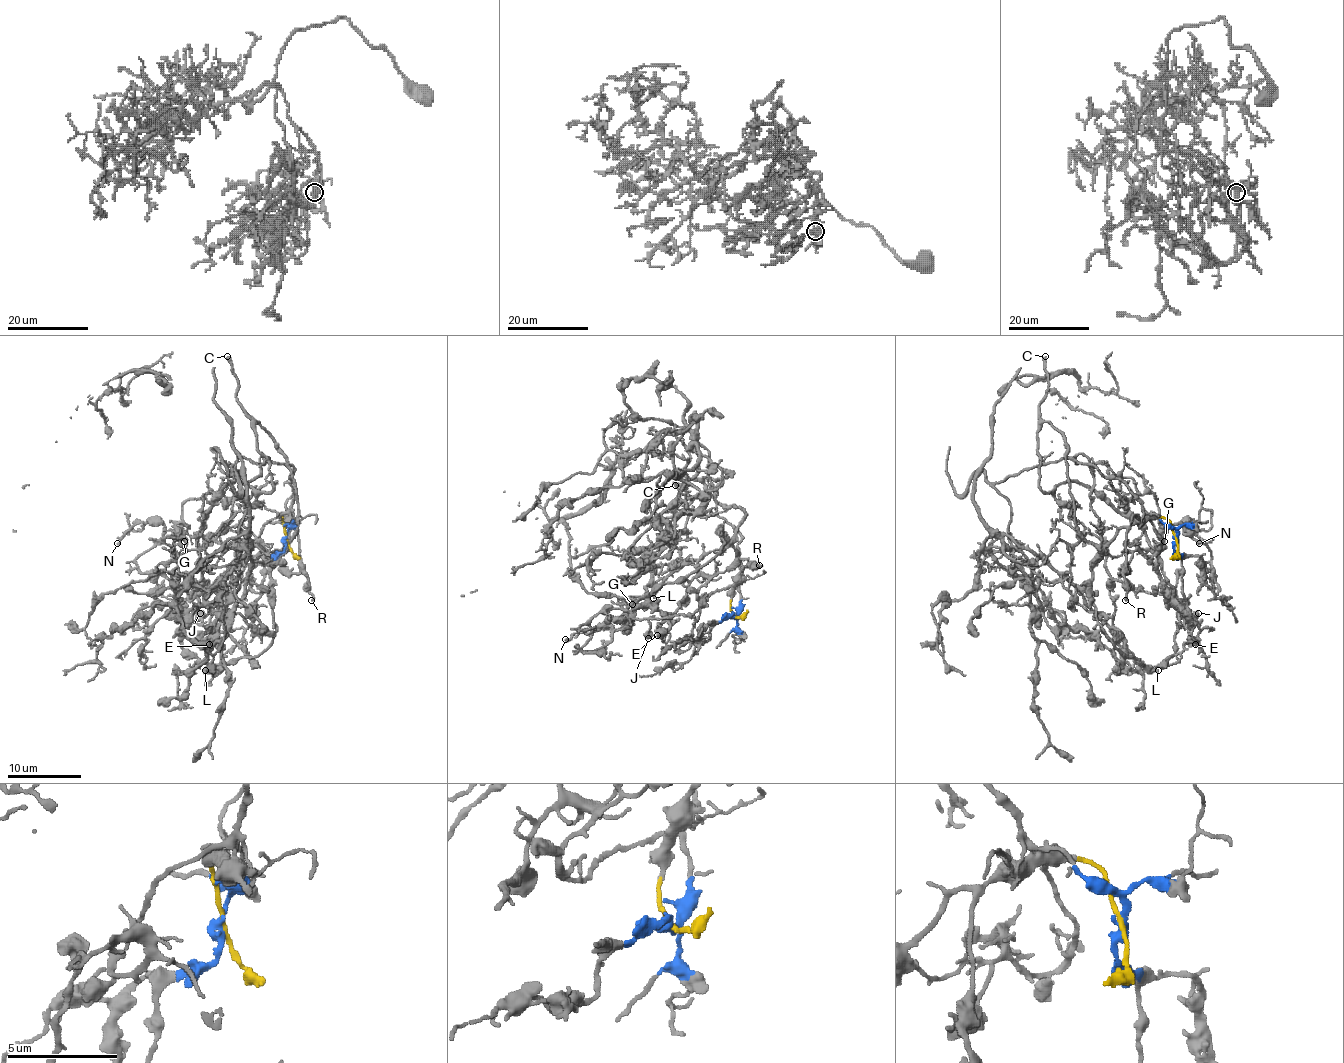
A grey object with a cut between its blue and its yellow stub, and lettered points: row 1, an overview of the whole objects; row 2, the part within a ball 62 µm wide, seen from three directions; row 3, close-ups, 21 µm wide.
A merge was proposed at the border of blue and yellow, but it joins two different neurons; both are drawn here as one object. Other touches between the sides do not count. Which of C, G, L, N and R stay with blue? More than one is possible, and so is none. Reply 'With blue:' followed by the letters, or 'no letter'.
With blue: G, N

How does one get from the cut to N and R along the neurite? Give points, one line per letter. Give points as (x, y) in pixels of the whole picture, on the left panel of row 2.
N: (286, 538), (293, 468), (238, 453), (220, 488), (183, 505), (188, 525), (139, 522), (116, 544)
R: (286, 538), (282, 518), (295, 529), (299, 540), (299, 568), (306, 575), (306, 590), (312, 601)

